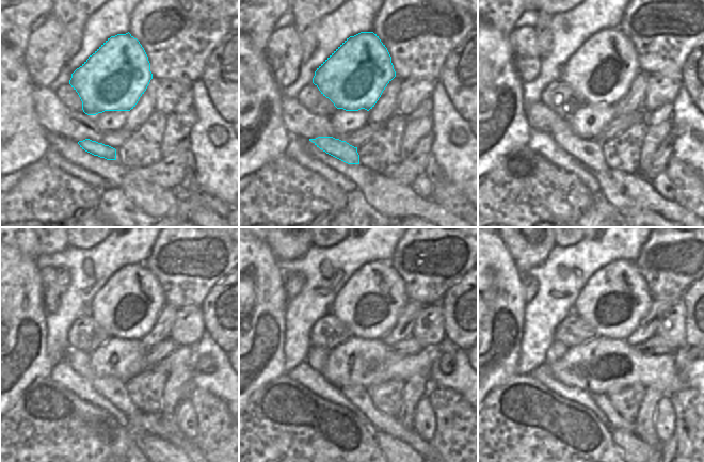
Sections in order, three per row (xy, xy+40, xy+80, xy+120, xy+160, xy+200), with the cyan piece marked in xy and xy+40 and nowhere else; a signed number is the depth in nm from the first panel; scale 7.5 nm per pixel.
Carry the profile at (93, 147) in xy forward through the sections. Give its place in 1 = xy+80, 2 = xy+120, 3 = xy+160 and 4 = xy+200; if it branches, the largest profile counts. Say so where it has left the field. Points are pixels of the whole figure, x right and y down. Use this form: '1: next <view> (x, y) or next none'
1: next xy+80 (589, 152)
2: next xy+120 (113, 388)
3: next xy+160 (357, 395)
4: next xy+200 (616, 420)

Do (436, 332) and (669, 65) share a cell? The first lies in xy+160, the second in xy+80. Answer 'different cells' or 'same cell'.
different cells

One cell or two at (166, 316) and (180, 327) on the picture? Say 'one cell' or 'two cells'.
two cells

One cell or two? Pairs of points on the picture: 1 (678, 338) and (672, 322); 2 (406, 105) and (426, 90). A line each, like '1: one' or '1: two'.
1: one
2: one

